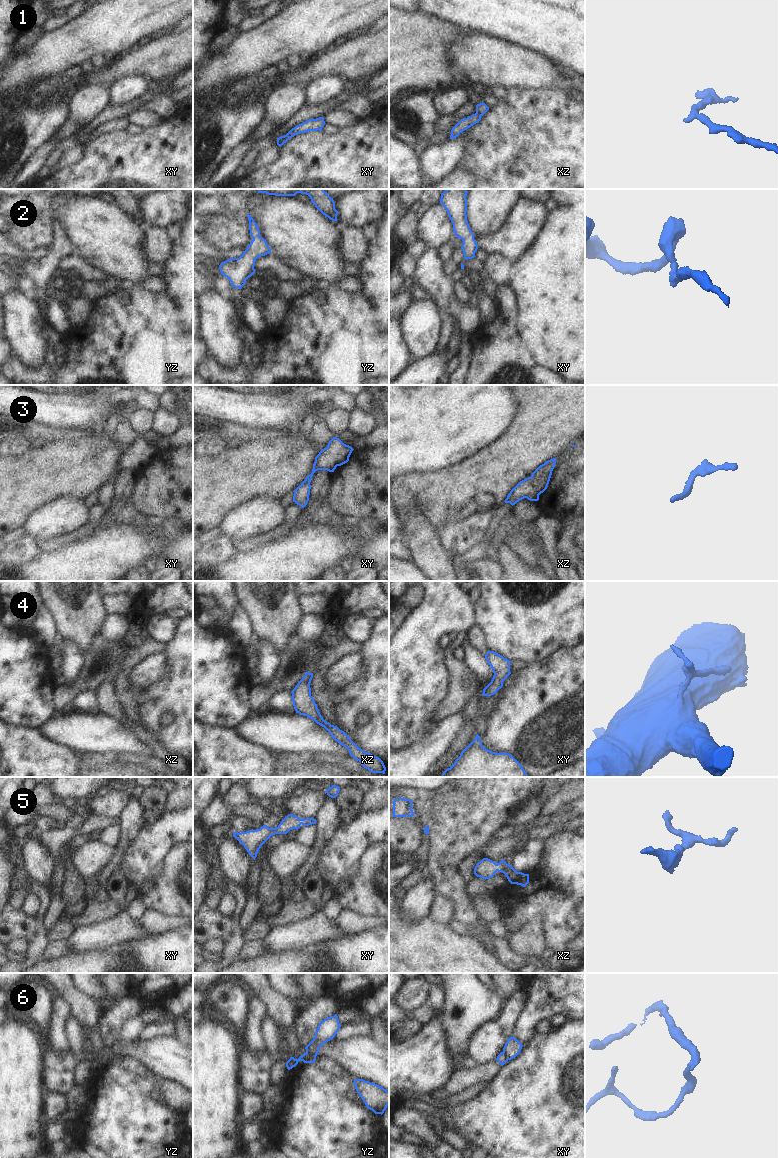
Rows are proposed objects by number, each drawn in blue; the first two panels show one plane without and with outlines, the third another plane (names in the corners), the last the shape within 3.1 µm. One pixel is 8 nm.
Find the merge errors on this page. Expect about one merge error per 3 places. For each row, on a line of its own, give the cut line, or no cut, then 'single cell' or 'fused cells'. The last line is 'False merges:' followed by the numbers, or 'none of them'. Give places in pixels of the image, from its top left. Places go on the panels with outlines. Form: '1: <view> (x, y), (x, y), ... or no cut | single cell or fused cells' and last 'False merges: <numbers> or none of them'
1: xz (476, 112), (480, 116) | fused cells
2: no cut | single cell
3: no cut | single cell
4: no cut | single cell
5: no cut | single cell
6: xy (502, 1052), (508, 1059) | fused cells
False merges: 1, 6

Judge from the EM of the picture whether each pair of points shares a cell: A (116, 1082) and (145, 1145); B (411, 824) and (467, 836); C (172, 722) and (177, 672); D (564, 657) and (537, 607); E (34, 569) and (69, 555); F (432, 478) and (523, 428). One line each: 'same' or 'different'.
A: same
B: different
C: same
D: different
E: same
F: same

